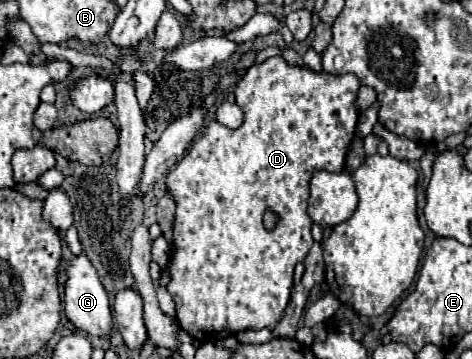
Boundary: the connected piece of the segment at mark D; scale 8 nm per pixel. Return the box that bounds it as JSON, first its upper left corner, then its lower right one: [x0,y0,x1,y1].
[166,57,360,343]

